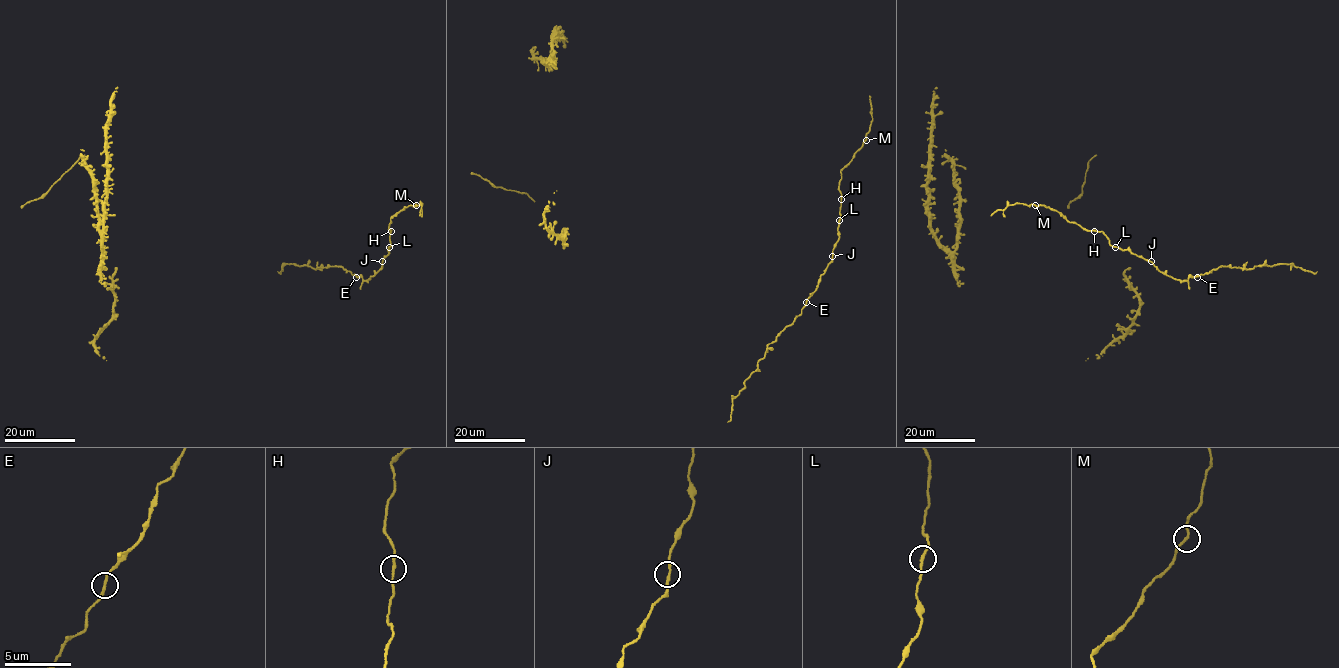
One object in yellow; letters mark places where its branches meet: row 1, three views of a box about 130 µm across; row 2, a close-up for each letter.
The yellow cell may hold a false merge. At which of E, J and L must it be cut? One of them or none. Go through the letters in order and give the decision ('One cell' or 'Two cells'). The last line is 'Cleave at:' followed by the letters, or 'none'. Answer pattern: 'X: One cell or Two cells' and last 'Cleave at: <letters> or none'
E: One cell
J: One cell
L: One cell
Cleave at: none

